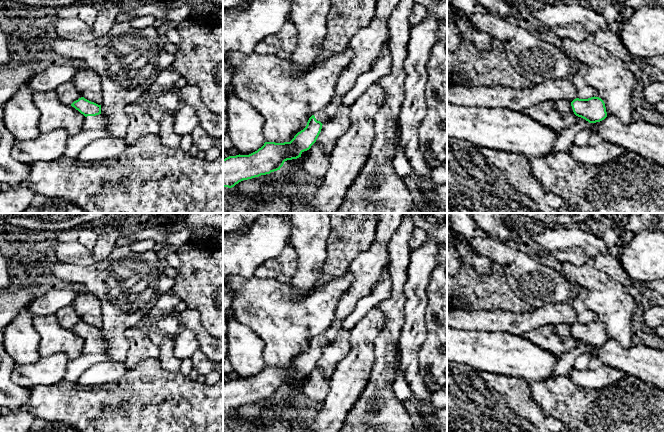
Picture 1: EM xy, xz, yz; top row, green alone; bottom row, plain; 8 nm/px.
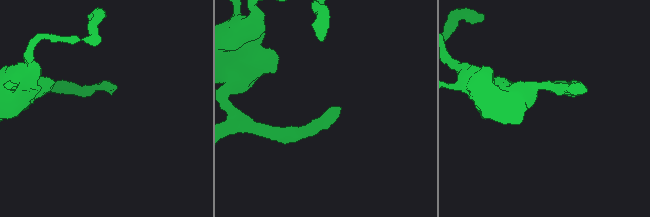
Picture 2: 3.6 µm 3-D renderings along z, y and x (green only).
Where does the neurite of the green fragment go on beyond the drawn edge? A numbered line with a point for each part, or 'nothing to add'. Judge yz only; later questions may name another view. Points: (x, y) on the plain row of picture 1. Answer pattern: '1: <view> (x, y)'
1: yz (564, 361)

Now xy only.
1: xy (98, 346)

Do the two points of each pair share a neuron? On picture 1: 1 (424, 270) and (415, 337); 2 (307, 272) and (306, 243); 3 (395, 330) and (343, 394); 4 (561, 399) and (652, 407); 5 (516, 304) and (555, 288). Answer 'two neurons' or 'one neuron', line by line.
1: one neuron
2: one neuron
3: two neurons
4: one neuron
5: two neurons

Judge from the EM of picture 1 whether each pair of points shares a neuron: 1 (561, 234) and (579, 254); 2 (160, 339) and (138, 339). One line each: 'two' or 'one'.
1: two
2: two

